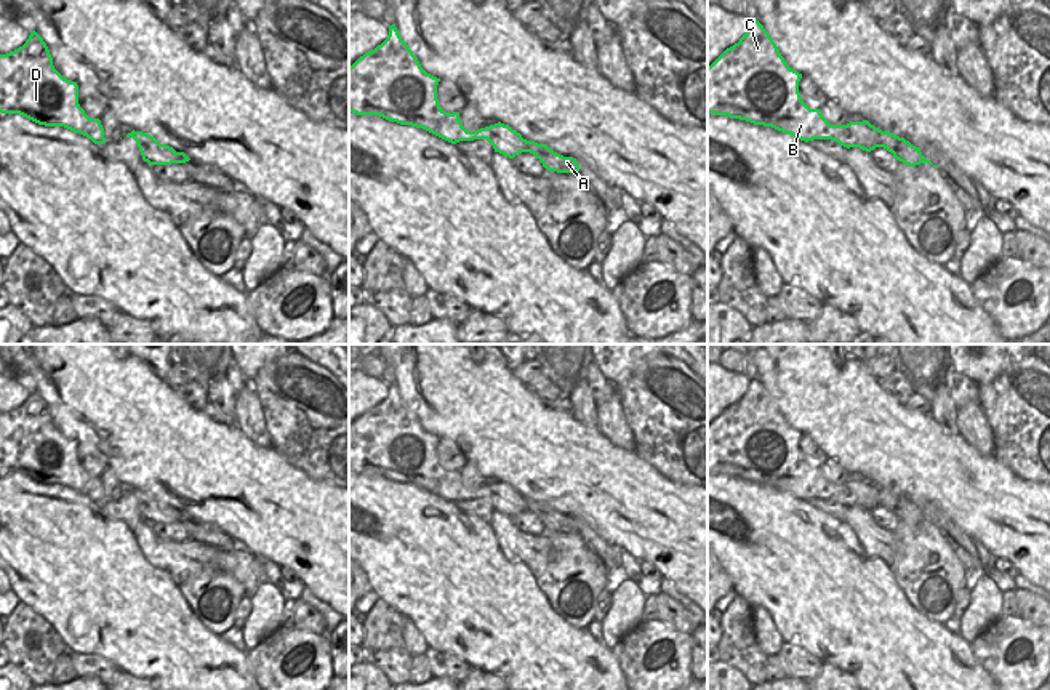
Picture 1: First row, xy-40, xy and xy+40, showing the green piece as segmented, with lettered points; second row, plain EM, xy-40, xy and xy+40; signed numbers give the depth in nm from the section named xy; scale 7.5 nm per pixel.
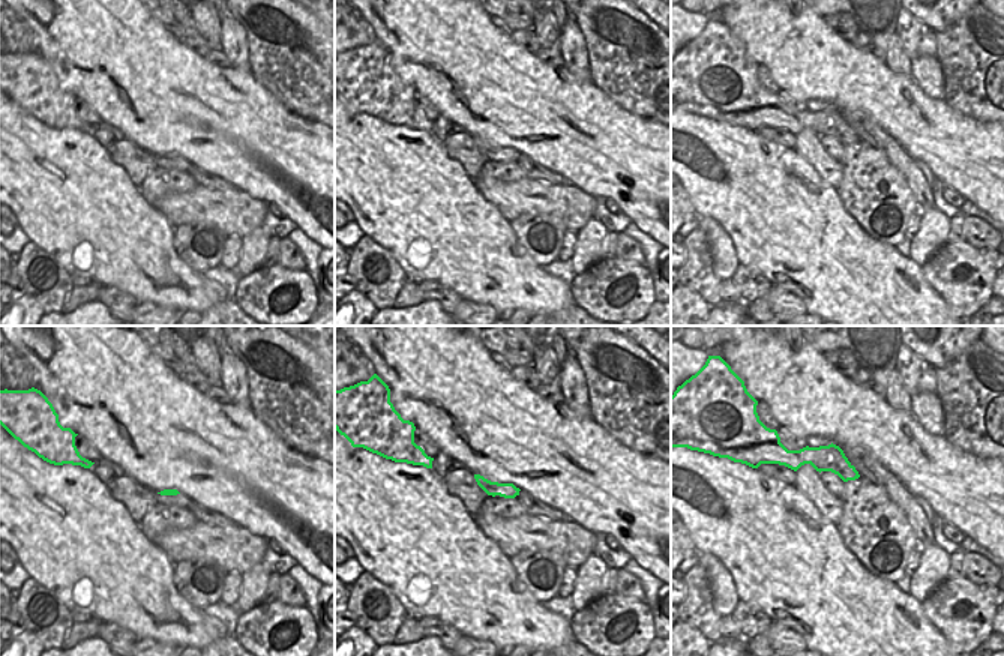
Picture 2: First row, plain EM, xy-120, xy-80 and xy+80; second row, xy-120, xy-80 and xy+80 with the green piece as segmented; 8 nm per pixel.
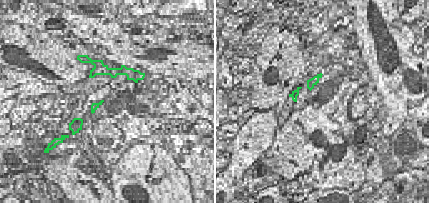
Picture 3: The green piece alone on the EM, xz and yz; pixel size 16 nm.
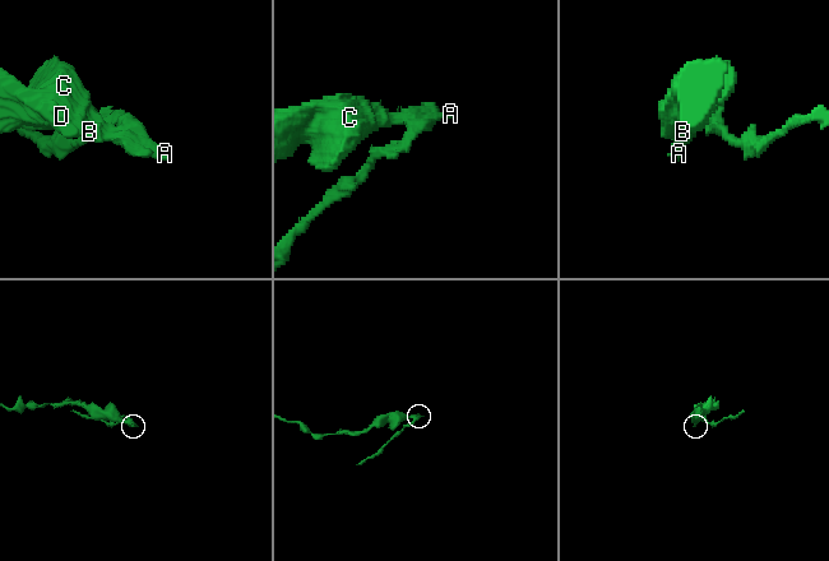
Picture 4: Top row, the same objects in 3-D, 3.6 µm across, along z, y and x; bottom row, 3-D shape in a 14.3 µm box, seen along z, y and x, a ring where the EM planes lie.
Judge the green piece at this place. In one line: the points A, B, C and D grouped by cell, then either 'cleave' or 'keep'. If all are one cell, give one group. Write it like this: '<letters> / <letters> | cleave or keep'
A / B C D | cleave

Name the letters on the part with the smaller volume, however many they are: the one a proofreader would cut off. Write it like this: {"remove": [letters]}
{"remove": ["A"]}

